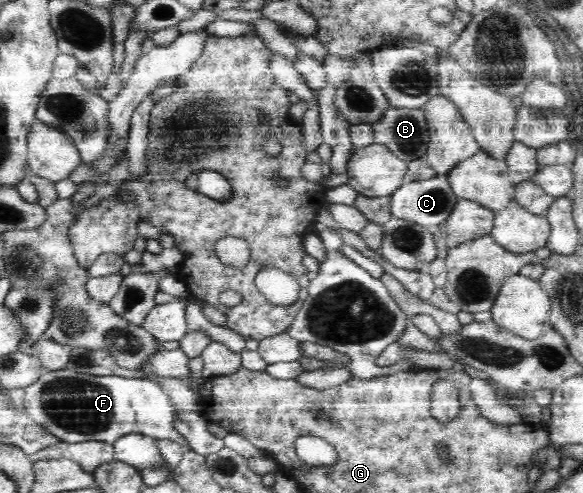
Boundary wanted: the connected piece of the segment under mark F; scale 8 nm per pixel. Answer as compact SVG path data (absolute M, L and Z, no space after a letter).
M70 369L49 371L45 370L33 385L28 385L20 391L23 410L42 429L52 433L66 443L84 443L85 441L99 441L113 445L122 435L128 433L144 433L156 439L172 439L180 443L184 449L189 449L187 442L174 432L171 411L174 405L170 404L164 388L152 382L140 379L131 379L116 375L90 375L78 373Z

